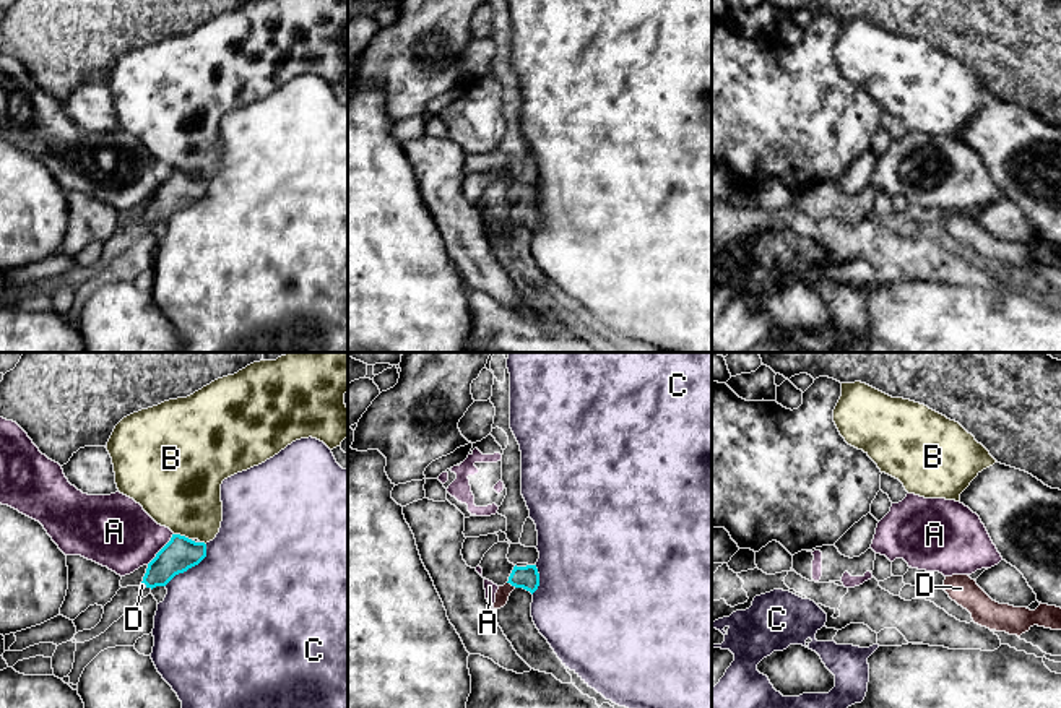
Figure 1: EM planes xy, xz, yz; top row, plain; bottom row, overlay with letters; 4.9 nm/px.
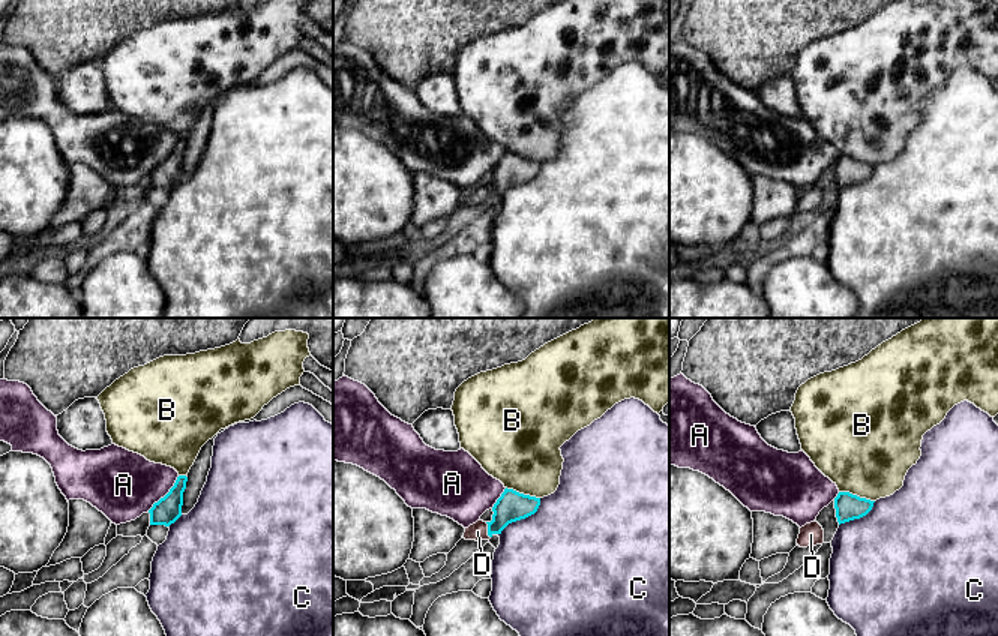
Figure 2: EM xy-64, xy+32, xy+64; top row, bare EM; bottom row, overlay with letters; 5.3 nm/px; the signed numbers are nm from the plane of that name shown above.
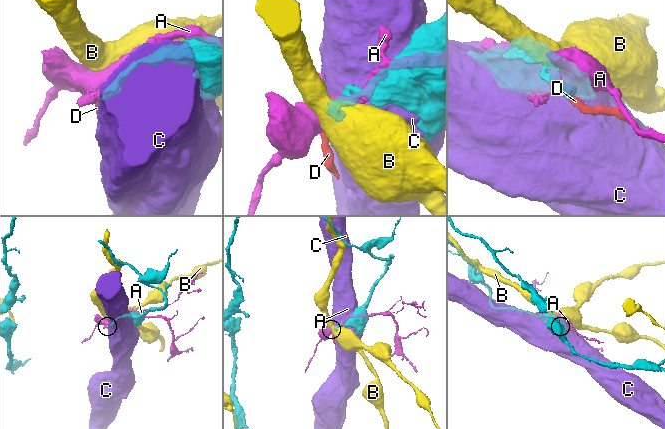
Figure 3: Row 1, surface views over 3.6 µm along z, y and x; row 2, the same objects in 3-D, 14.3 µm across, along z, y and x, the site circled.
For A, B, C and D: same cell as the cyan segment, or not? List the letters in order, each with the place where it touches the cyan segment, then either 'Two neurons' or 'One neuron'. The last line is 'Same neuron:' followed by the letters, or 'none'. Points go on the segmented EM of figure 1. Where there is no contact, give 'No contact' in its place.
A: Touches cyan at xy (161, 549). Two neurons
B: Touches cyan at xy (182, 536). Two neurons
C: Touches cyan at xy (190, 567). Two neurons
D: Touches cyan at xz (512, 585). One neuron
Same neuron: D

